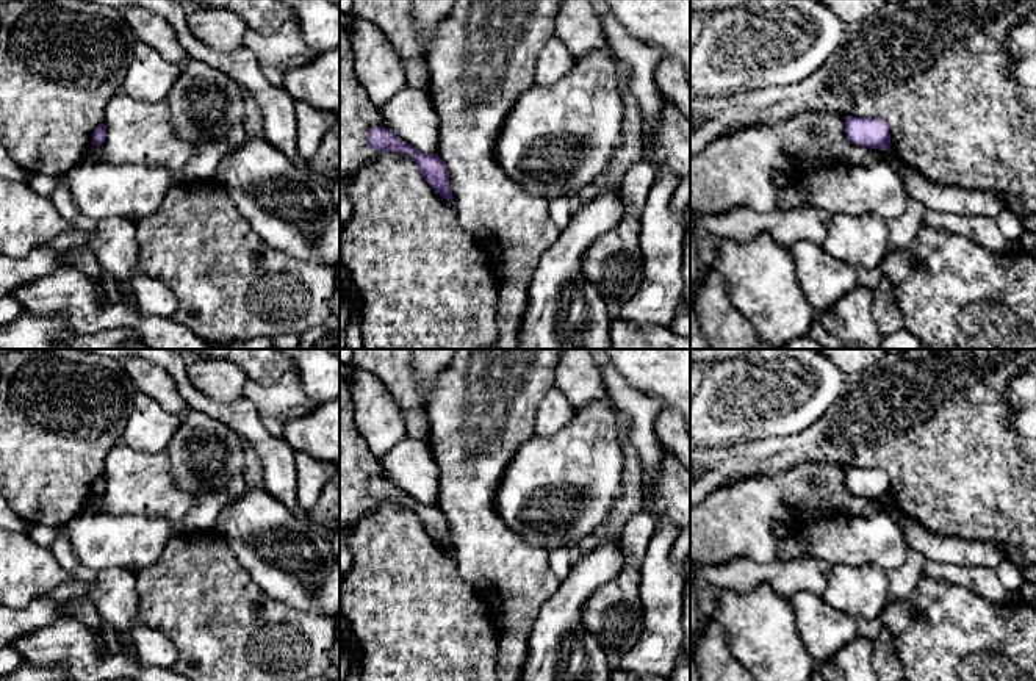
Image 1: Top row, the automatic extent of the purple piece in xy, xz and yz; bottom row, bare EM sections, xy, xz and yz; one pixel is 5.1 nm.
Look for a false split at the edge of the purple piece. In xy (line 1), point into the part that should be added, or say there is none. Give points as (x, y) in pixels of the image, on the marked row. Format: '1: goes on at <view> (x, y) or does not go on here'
1: does not go on here

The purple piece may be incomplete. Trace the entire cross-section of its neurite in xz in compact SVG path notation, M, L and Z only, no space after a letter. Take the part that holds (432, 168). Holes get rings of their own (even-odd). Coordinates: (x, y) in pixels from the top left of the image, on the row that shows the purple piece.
M385 127L371 128L366 141L371 149L379 152L391 150L399 153L410 153L426 182L448 202L454 199L448 168L437 153L421 153Z

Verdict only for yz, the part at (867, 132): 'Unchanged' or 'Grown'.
Unchanged

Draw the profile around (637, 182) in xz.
M640 160L629 168L618 189L628 213L635 216L642 213L656 177L656 168L645 160Z

